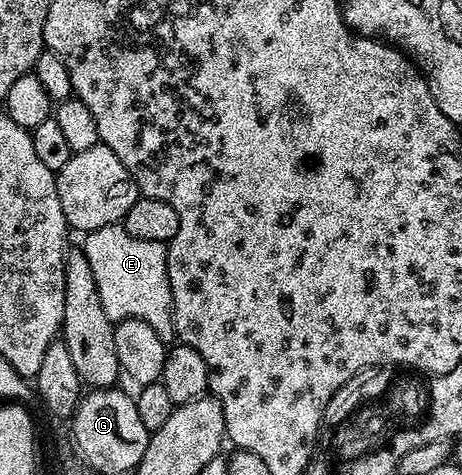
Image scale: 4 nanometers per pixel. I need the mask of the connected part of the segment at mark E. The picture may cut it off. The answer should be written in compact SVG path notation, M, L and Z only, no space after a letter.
M122 223L101 226L101 230L93 230L82 237L81 250L85 258L89 258L89 267L93 270L93 282L97 282L97 294L101 294L101 306L105 306L105 314L113 322L120 320L140 320L157 330L157 338L164 342L176 339L173 322L173 298L169 286L169 270L167 269L167 244L149 242L145 238L133 238L122 226Z

